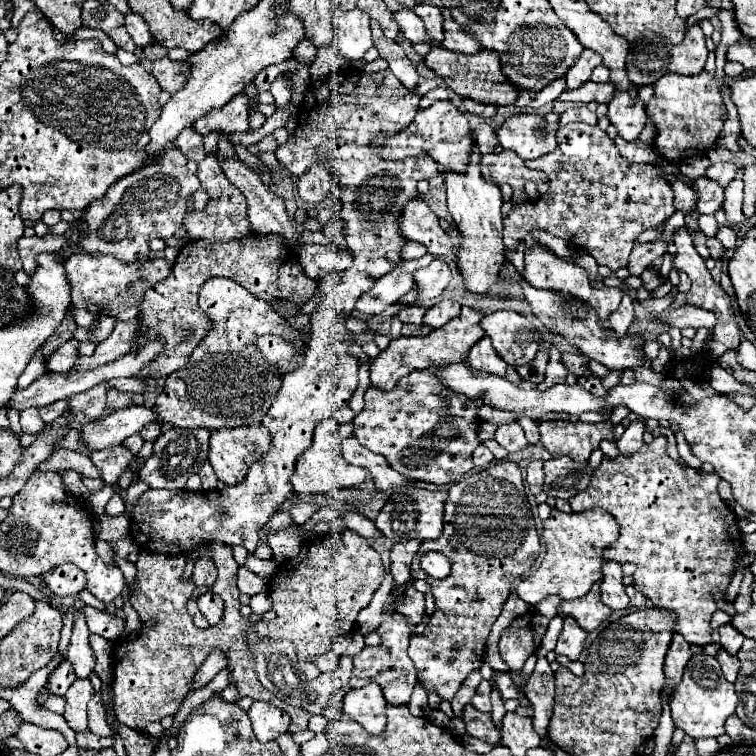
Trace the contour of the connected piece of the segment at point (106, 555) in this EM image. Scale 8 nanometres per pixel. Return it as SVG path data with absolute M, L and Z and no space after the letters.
M96 539L96 553L98 553L106 563L114 563L114 561L112 561L112 557L114 557L114 549L110 547L110 543Z

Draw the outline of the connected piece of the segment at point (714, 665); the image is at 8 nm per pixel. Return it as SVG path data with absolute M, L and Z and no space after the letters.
M696 653L688 661L684 669L682 683L678 685L670 707L672 707L672 719L678 729L682 729L686 735L698 739L698 737L720 737L724 735L724 723L730 715L734 715L734 709L738 705L738 697L734 691L734 685L722 677L722 669L718 661L710 655Z

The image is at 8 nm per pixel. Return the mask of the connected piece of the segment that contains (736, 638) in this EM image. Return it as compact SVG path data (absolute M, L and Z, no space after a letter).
M728 623L728 625L722 625L722 627L718 629L718 633L720 633L720 645L722 645L722 649L728 651L730 655L736 655L738 649L742 647L744 637L738 635L736 629L734 629L730 623Z

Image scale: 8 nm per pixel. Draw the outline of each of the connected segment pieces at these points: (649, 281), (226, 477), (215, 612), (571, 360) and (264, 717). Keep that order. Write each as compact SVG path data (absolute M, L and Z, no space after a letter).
M646 269L640 277L642 277L642 281L644 281L644 287L650 289L650 291L654 291L654 289L658 289L658 287L662 285L660 279L658 279L658 273L656 273L654 269Z
M250 425L250 427L236 427L236 429L218 429L212 431L210 437L210 465L220 481L226 485L238 485L248 475L248 469L260 461L272 445L272 435L264 425Z
M208 591L208 593L200 595L200 597L198 597L198 607L200 607L202 615L208 619L210 625L216 625L216 623L222 619L224 605L222 605L222 599L220 599L216 593Z
M562 353L562 359L560 359L566 367L568 367L568 371L572 373L572 375L576 375L576 377L588 377L588 375L592 375L590 373L590 369L588 369L588 361L590 359L586 359L582 353Z
M254 701L248 715L252 719L254 735L262 743L274 741L278 735L286 733L290 725L290 715L278 707L272 707L266 701Z

